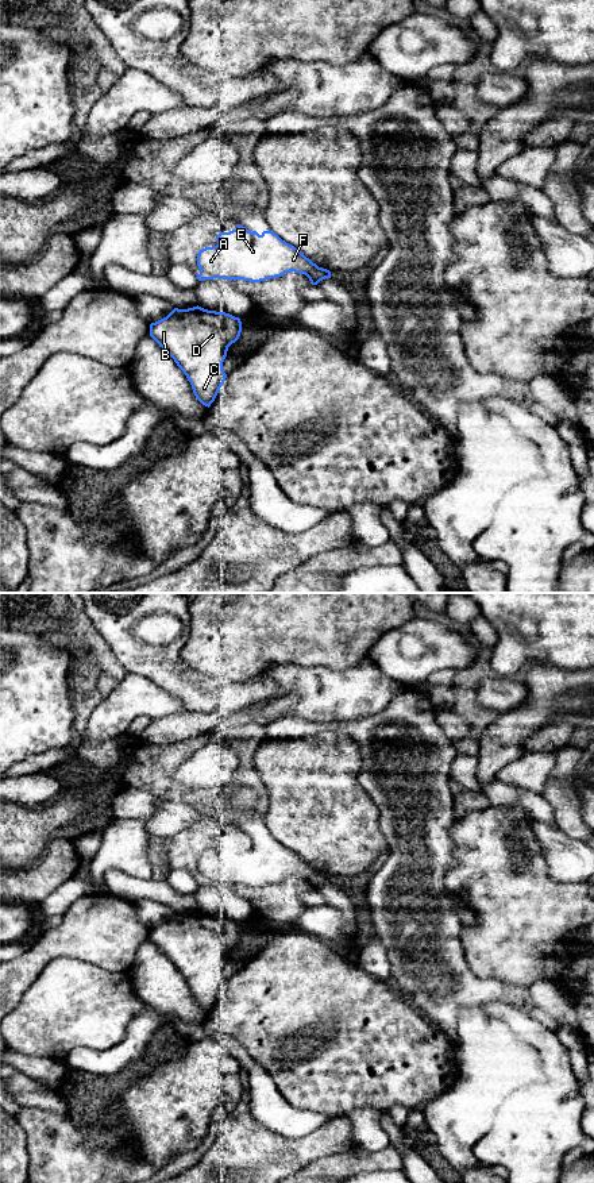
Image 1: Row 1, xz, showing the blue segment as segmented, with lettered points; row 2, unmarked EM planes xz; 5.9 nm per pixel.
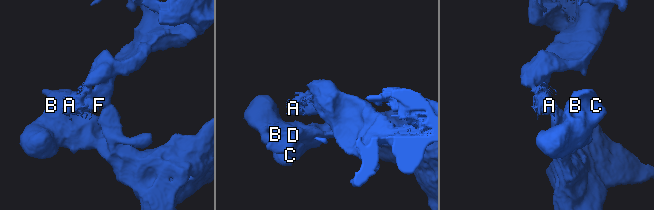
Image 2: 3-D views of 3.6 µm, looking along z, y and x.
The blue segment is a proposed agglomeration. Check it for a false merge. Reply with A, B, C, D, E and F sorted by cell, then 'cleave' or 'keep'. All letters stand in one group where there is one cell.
groups A E F / B C D; cleave

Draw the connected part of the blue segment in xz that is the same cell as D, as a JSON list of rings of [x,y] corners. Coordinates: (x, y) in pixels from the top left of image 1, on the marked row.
[[[198,305],[188,309],[174,308],[166,317],[150,324],[150,336],[169,352],[190,382],[196,398],[208,408],[225,381],[223,362],[228,347],[239,339],[240,332],[239,317]]]

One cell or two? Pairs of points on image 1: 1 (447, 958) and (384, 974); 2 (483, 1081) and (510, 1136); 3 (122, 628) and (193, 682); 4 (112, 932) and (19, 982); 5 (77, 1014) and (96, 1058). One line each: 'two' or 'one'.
1: two
2: two
3: one
4: one
5: two

